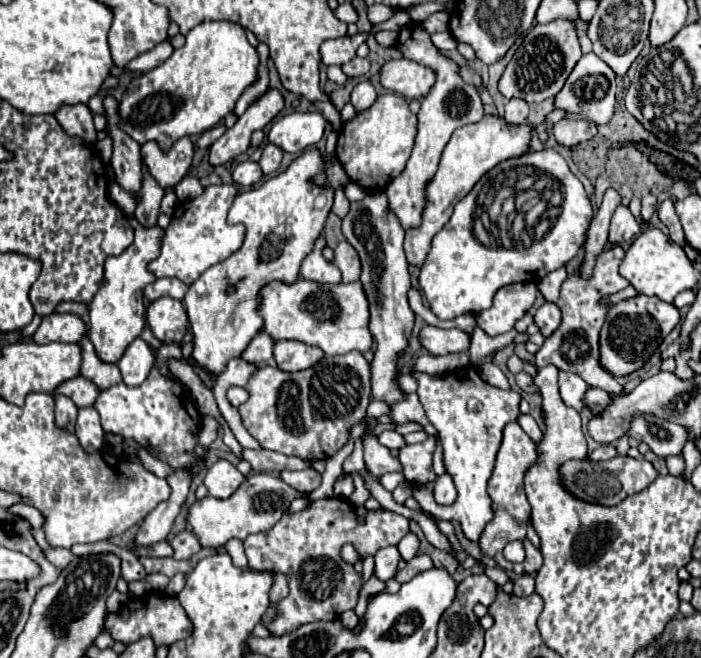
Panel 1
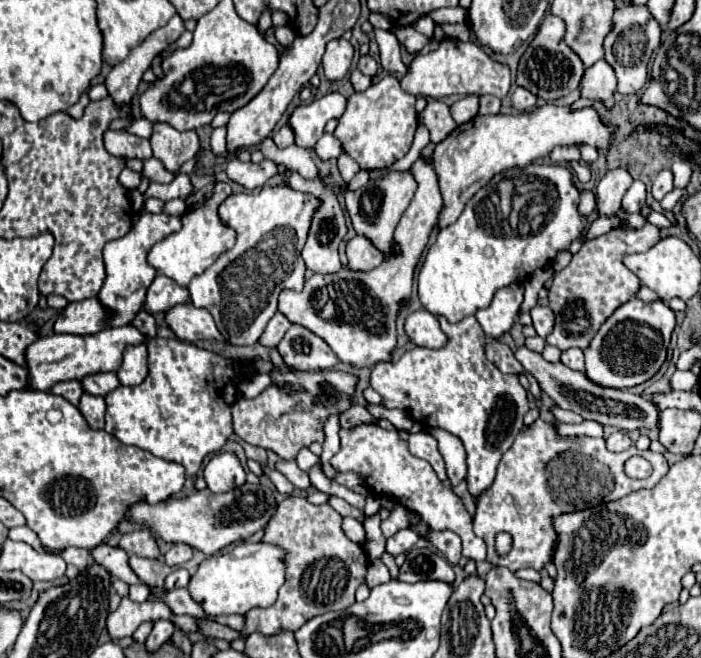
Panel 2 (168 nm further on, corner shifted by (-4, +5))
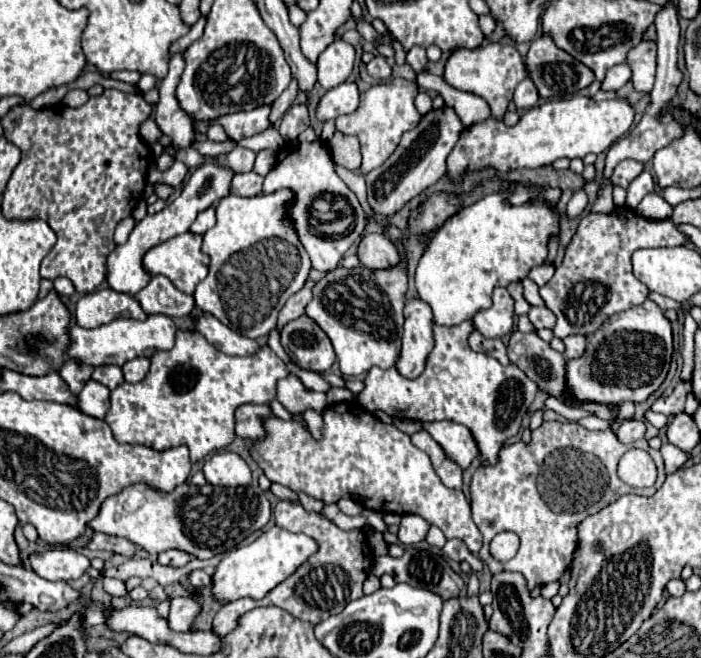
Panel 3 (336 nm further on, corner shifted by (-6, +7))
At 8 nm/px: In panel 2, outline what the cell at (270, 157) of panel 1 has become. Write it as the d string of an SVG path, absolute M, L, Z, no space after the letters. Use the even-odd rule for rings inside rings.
M289 125L281 127L281 129L273 135L273 143L275 143L279 149L289 147L289 145L293 143L293 133L291 133L291 127L289 127Z

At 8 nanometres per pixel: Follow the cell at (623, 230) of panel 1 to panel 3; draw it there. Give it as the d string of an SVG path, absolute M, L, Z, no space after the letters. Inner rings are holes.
M643 171L639 177L635 177L627 187L627 207L637 207L639 201L655 189L655 181L649 171Z

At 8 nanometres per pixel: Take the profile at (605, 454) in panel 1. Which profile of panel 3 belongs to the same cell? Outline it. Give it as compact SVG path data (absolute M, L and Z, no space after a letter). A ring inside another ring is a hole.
M625 419L617 429L617 439L623 443L633 443L645 435L645 421L641 419Z

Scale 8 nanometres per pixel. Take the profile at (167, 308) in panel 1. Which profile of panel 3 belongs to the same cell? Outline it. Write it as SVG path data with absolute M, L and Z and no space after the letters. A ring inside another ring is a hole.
M209 313L201 319L197 319L195 329L201 331L201 335L205 335L205 339L211 345L215 345L219 351L223 351L225 355L247 357L247 355L253 355L255 351L259 351L259 343L255 339L249 339L249 337L243 337L243 335L231 331L227 325L223 325L219 319L215 319Z

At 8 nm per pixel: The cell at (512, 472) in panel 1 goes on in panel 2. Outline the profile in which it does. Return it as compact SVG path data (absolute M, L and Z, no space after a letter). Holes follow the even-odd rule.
M537 419L533 425L525 425L515 443L503 455L493 485L477 499L477 513L473 529L477 537L487 543L487 559L493 565L503 565L511 571L533 567L543 569L553 553L555 531L551 529L551 517L555 513L569 513L587 507L595 507L603 501L617 501L637 489L653 487L669 465L661 453L639 451L629 447L623 453L611 453L603 439L593 437L559 437L555 427ZM633 455L645 457L653 463L649 479L631 479L625 475L625 461ZM509 533L513 537L513 549L505 555L497 555L495 537Z

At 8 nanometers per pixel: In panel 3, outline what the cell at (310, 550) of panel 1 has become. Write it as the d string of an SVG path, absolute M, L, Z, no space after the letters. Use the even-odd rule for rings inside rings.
M291 501L277 503L275 521L287 531L303 529L303 533L313 535L313 539L317 539L319 543L319 551L311 555L291 577L287 577L273 591L269 591L269 595L265 595L263 599L255 601L255 599L243 597L243 599L225 603L213 619L213 633L217 637L225 637L237 625L237 619L255 607L275 605L301 621L309 621L317 625L329 619L331 615L341 613L347 603L363 597L363 581L367 579L367 571L371 567L371 549L365 543L363 531L359 529L343 531L335 527L331 521L323 519L319 513L307 513L299 503L291 503Z

